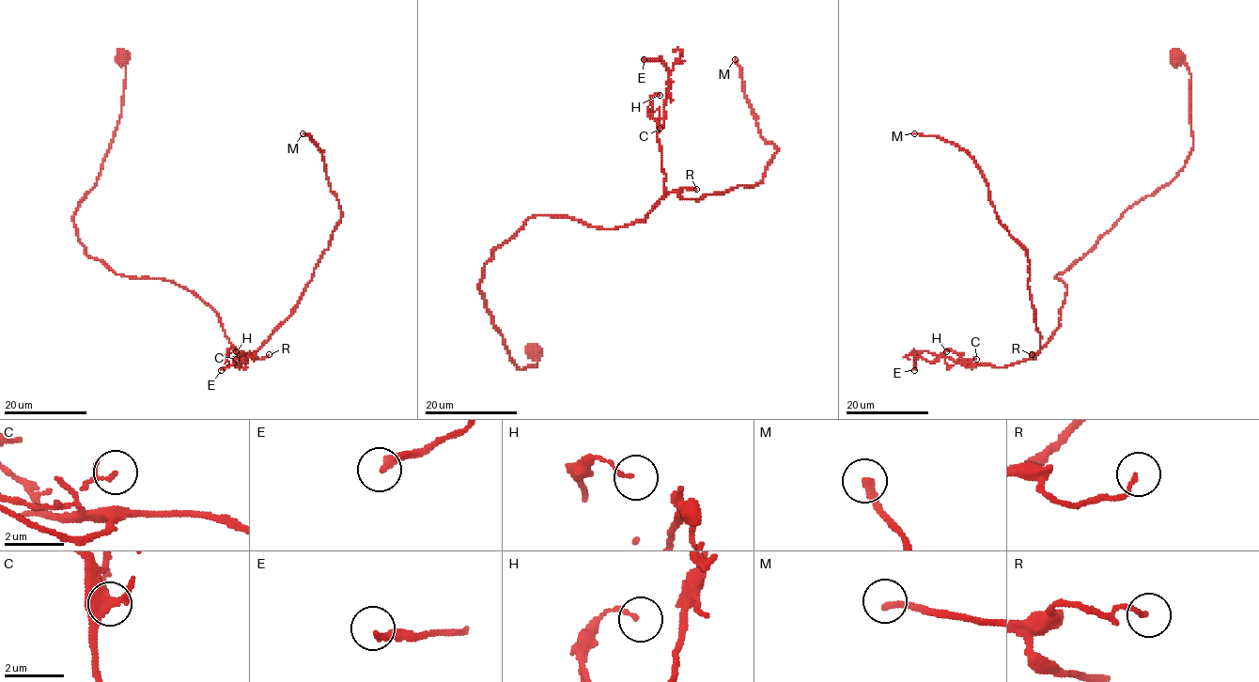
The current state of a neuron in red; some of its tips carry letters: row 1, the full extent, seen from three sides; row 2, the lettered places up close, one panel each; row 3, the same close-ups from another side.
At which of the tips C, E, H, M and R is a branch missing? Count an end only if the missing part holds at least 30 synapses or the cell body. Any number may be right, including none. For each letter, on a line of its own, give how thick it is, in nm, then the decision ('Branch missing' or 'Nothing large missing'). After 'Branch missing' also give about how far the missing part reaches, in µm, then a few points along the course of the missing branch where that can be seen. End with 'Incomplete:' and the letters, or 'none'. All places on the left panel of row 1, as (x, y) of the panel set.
C: Thickness 80 nm. Nothing large missing
E: Thickness 260 nm. Nothing large missing
H: Thickness 70 nm. Nothing large missing
M: Thickness 260 nm. Branch missing. Missing length about 35 µm. Course of what is missing: (303, 133), (280, 129), (272, 124), (258, 126), (252, 131), (235, 131), (218, 124), (209, 116), (206, 124)
R: Thickness 130 nm. Nothing large missing
Incomplete: M

